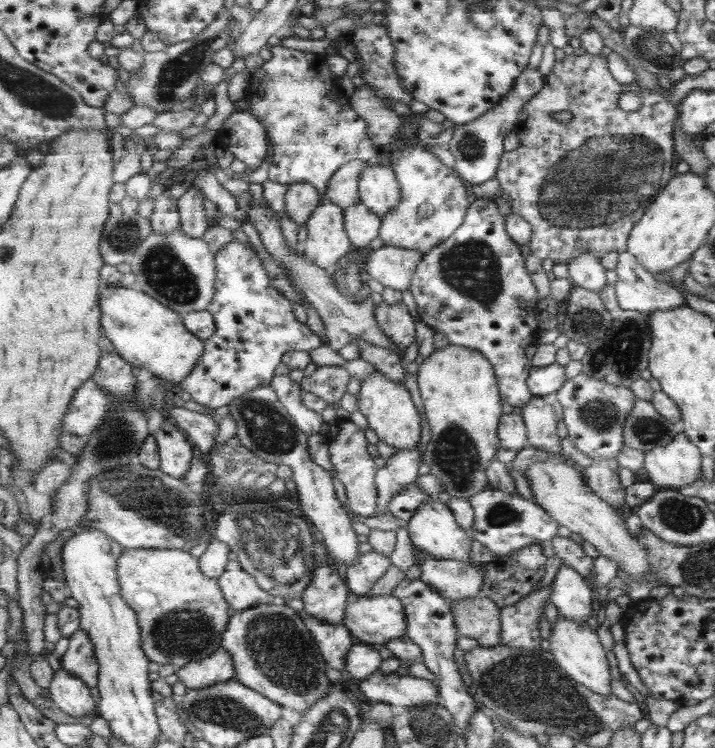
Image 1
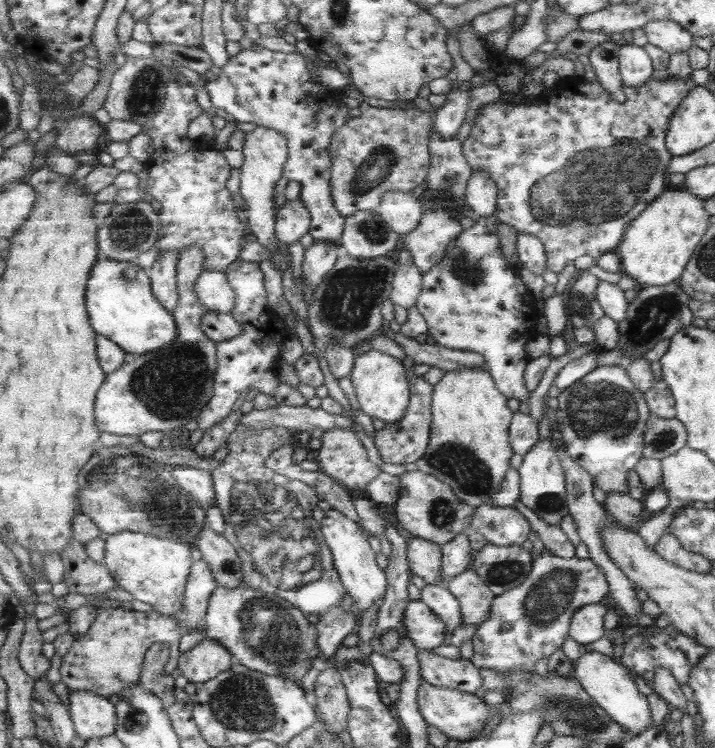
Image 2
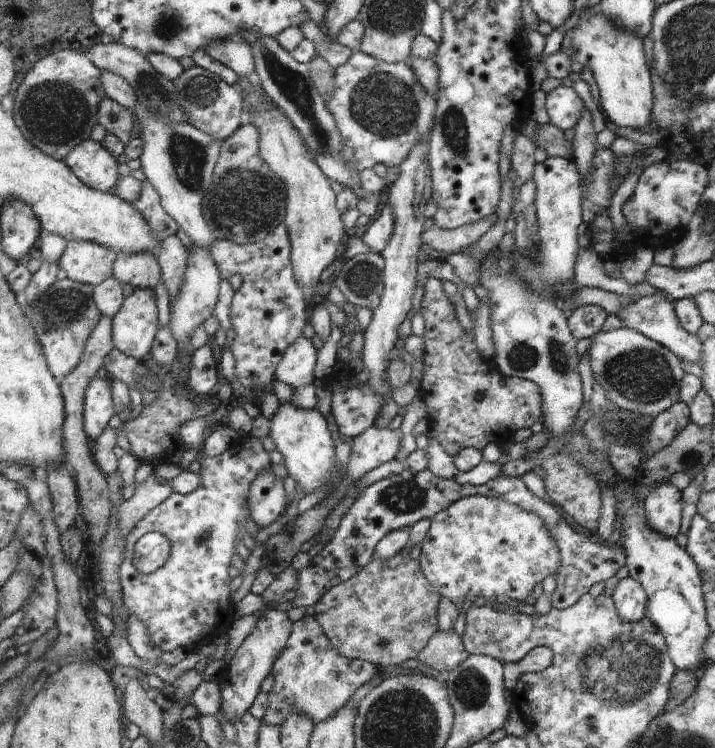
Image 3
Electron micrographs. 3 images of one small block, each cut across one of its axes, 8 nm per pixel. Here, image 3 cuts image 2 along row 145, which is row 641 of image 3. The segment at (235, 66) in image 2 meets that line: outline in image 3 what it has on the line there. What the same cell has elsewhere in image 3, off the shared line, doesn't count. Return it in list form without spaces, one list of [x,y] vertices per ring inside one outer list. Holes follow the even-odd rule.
[[[304,615],[294,622],[287,647],[273,665],[274,685],[269,692],[270,704],[263,716],[271,726],[283,726],[293,714],[307,714],[315,725],[333,718],[347,706],[359,687],[373,680],[379,670],[375,663],[345,658],[333,644],[314,616]]]

